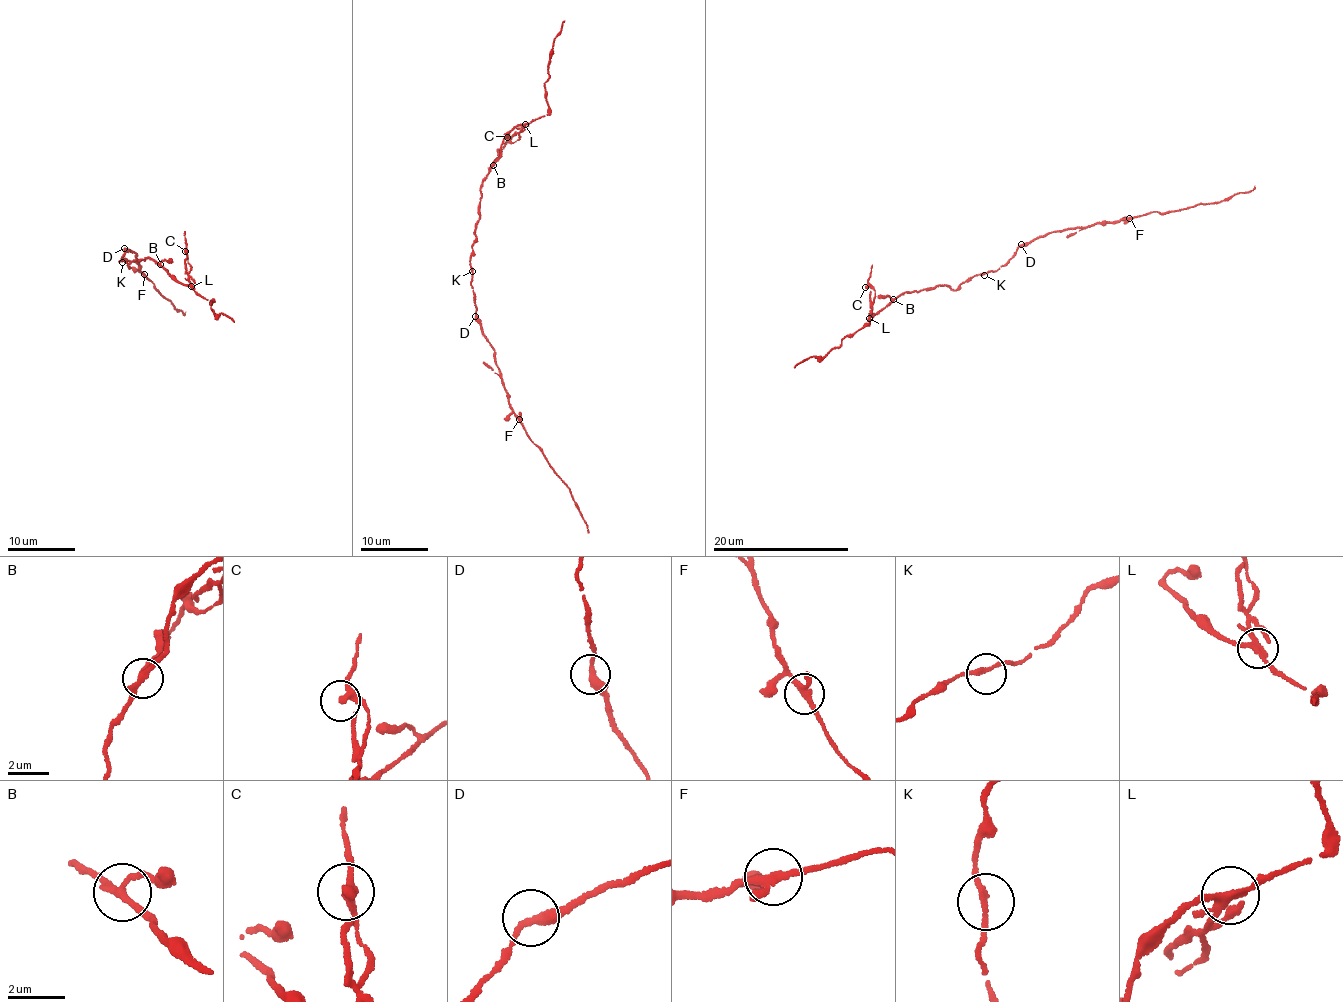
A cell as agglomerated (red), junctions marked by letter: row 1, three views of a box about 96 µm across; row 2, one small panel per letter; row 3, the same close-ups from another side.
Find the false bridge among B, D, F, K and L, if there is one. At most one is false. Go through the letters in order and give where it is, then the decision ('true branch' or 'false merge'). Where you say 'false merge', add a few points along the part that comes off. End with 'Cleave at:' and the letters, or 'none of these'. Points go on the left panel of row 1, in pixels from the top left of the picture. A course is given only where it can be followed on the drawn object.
B: at (160, 264); true branch
D: at (124, 248); true branch
F: at (144, 274); true branch
K: at (122, 262); true branch
L: at (191, 286); false merge; foreign part runs (191, 287), (185, 266), (188, 254), (184, 231)
Cleave at: L

